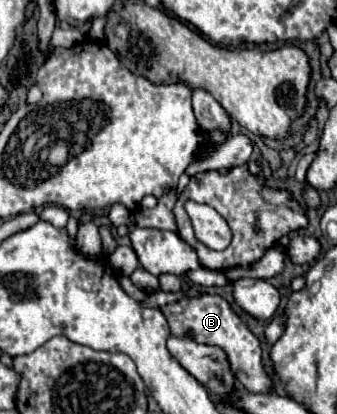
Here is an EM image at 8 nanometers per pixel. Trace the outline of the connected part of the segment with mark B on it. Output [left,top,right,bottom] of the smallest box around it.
[160,293,272,393]

